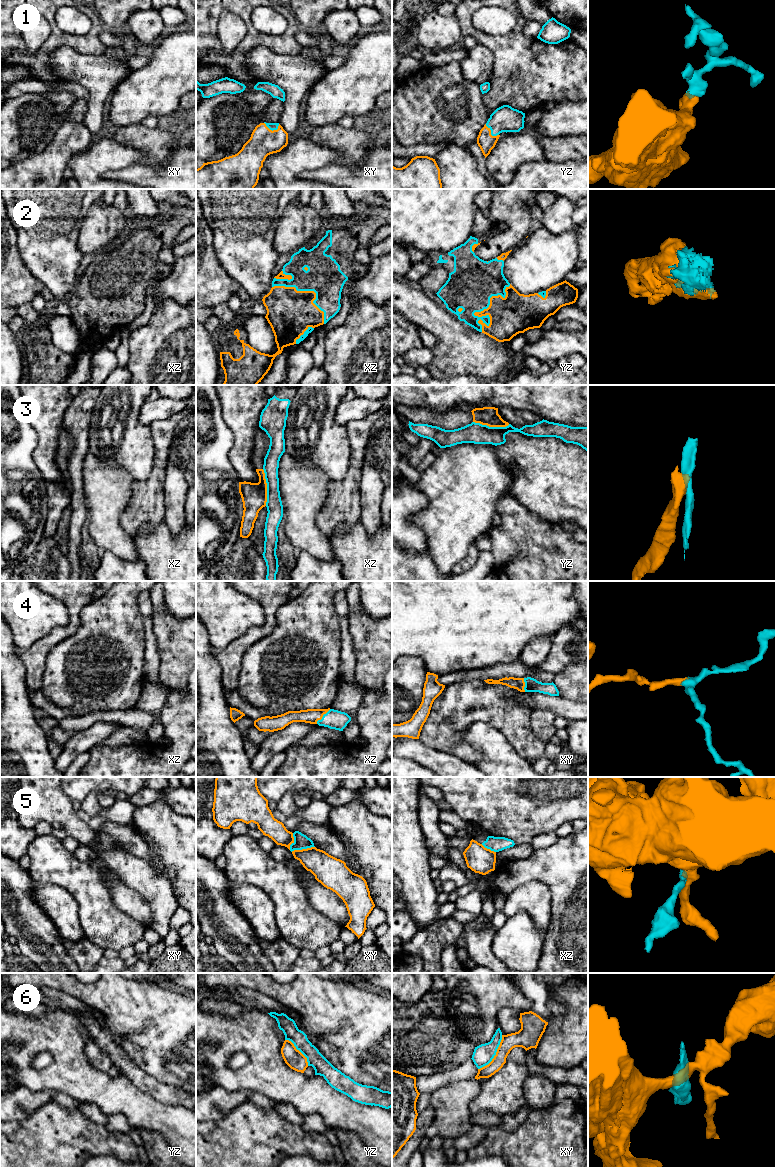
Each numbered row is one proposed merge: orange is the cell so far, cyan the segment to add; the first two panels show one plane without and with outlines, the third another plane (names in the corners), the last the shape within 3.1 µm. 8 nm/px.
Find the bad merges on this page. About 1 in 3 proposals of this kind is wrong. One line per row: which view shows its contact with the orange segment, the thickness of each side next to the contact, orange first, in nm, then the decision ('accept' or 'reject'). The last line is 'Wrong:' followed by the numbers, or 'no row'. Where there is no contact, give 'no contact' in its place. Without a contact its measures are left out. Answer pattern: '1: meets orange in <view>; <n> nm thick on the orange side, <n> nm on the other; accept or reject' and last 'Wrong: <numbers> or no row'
1: meets orange in xy; 220 nm thick on the orange side, 60 nm on the other; accept
2: meets orange in yz; 320 nm thick on the orange side, 380 nm on the other; accept
3: meets orange in xz; 200 nm thick on the orange side, 130 nm on the other; reject
4: meets orange in xz; 120 nm thick on the orange side, 160 nm on the other; accept
5: meets orange in xy; 220 nm thick on the orange side, 120 nm on the other; reject
6: meets orange in xy; 140 nm thick on the orange side, 160 nm on the other; reject
Wrong: 3, 5, 6

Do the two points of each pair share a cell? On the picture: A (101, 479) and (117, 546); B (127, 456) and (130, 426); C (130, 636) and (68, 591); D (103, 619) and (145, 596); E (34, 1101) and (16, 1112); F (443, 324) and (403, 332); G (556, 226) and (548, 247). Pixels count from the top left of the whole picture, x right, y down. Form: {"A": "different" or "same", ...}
{"A": "same", "B": "same", "C": "different", "D": "different", "E": "same", "F": "different", "G": "different"}

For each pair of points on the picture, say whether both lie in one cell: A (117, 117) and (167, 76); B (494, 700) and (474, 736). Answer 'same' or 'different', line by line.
A: same
B: different

